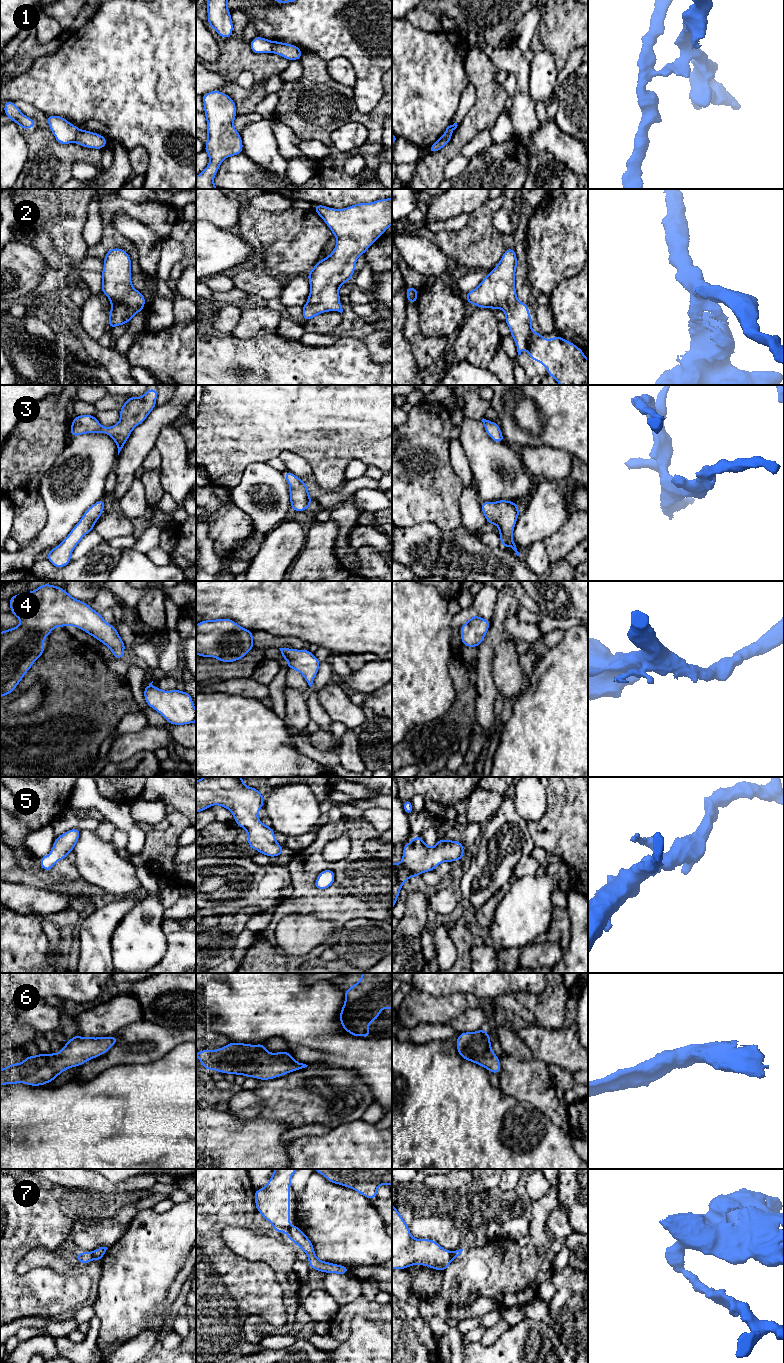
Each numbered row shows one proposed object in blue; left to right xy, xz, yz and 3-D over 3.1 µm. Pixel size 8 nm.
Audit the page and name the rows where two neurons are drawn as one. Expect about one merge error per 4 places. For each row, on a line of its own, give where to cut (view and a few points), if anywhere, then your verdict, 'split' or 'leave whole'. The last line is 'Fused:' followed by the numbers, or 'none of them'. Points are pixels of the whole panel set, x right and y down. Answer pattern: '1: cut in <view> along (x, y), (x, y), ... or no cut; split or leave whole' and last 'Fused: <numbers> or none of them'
1: cut in xy along (79, 130), (74, 141); split
2: no cut; leave whole
3: no cut; leave whole
4: no cut; leave whole
5: no cut; leave whole
6: no cut; leave whole
7: cut in xy along (91, 1252), (93, 1258); split
Fused: 1, 7

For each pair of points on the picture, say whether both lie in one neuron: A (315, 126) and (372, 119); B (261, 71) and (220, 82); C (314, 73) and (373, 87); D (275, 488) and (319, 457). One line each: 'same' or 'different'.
A: same
B: different
C: different
D: different

